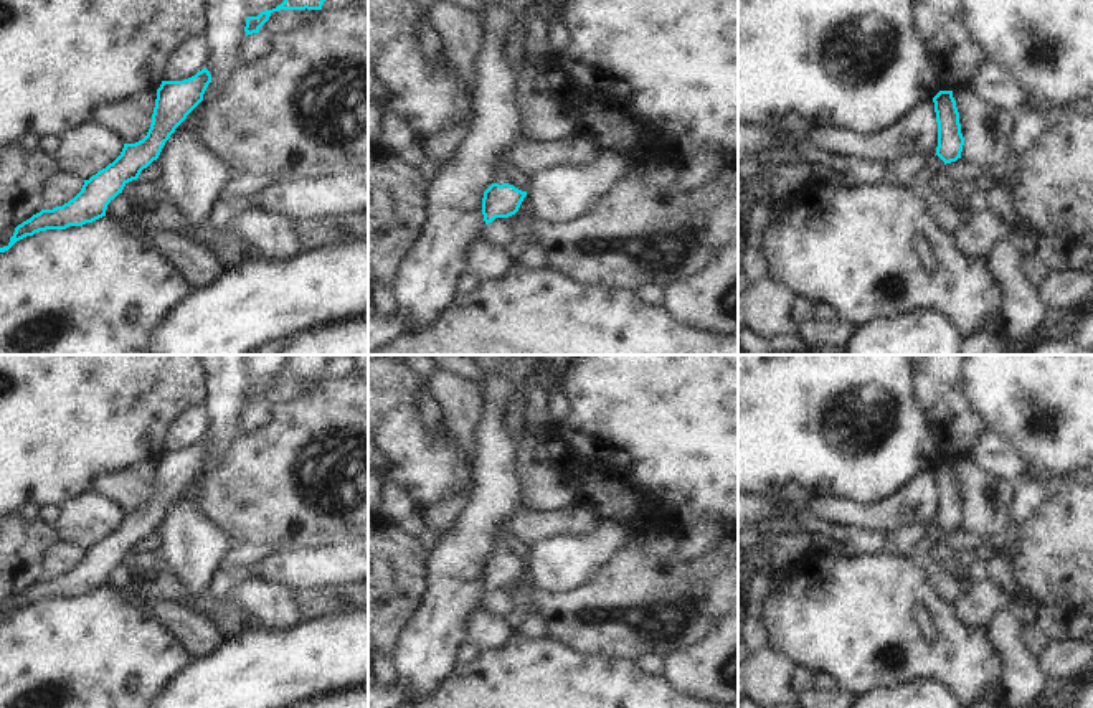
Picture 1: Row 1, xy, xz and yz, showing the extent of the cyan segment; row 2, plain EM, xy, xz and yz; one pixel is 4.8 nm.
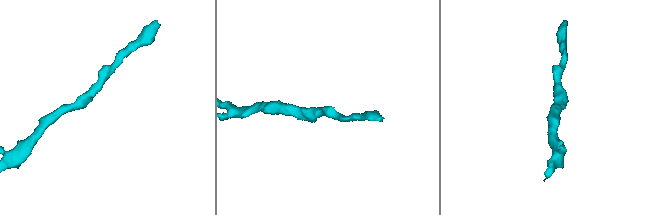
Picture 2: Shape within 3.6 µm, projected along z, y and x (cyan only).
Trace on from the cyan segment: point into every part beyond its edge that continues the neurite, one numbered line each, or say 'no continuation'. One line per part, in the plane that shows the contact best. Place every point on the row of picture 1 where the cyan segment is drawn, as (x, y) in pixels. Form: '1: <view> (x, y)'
no continuation

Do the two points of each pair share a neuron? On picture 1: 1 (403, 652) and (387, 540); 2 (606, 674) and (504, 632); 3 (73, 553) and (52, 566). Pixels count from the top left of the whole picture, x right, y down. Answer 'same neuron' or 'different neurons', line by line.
1: different neurons
2: different neurons
3: same neuron

